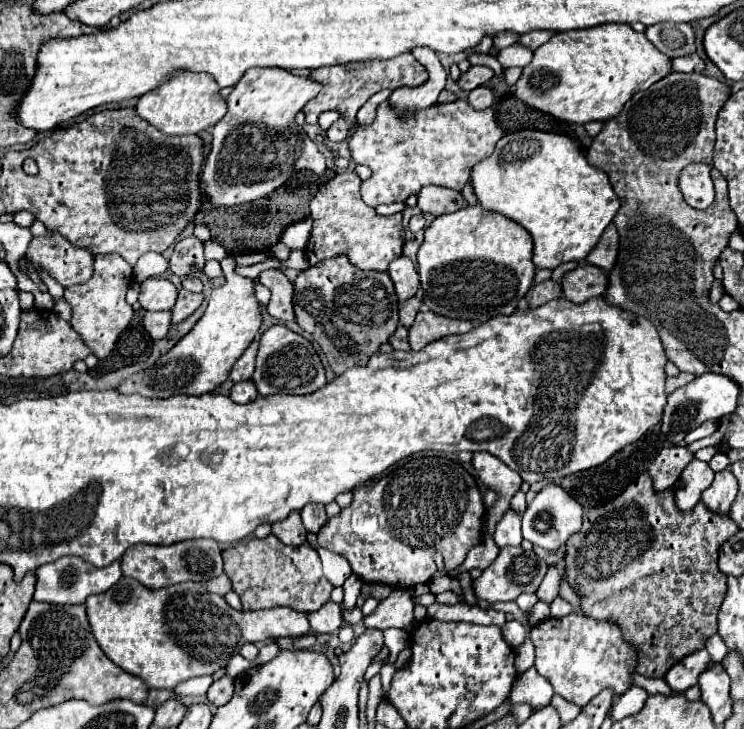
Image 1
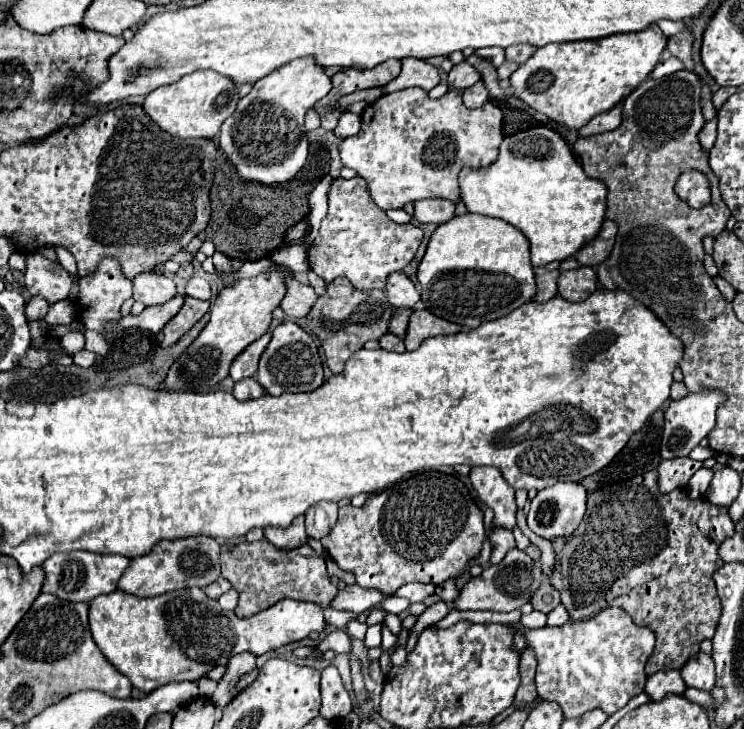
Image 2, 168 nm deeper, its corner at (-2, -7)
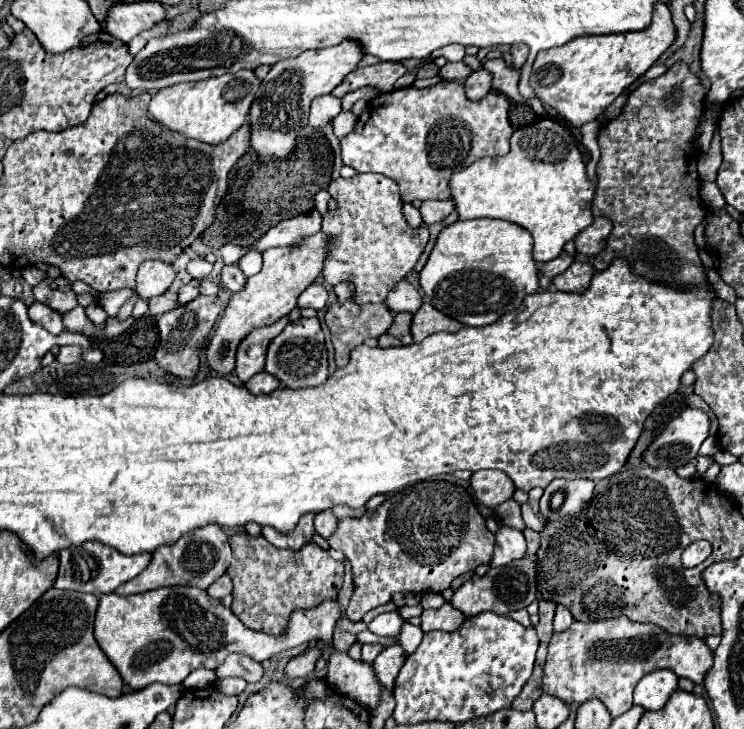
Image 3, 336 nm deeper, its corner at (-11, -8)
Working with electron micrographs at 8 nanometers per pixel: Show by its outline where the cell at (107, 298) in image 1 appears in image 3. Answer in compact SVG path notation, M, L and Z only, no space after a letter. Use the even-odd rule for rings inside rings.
M118 289L118 291L102 293L102 301L100 301L100 305L102 305L102 309L104 309L110 317L116 317L118 309L122 307L122 303L124 303L130 295L134 295L132 289Z

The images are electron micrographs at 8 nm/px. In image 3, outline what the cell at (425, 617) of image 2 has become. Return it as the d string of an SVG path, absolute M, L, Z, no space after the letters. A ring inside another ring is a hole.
M444 605L436 611L424 611L420 615L422 619L422 631L428 633L428 631L456 631L462 623L464 623L464 615L458 611L458 609L452 609L452 605Z

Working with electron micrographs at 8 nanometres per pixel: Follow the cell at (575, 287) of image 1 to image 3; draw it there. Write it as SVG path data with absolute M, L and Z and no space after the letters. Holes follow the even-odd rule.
M574 261L574 263L566 269L566 273L560 273L558 277L554 277L552 283L556 285L558 291L582 293L584 289L588 289L592 275L594 275L594 267L592 267L590 263Z

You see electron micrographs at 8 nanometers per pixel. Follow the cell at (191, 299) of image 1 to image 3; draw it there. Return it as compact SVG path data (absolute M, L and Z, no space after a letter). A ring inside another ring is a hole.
M196 297L194 301L180 305L172 311L166 311L158 317L158 335L160 335L160 343L158 349L154 353L154 361L166 369L168 373L182 377L182 379L192 379L198 369L200 369L200 351L206 343L208 333L212 331L216 317L222 311L222 303L218 297Z

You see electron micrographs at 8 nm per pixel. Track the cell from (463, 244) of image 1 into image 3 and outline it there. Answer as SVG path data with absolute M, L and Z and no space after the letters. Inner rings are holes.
M502 219L456 221L444 227L420 271L426 299L444 315L470 327L494 323L504 313L520 307L526 295L538 289L538 269L532 259L530 233Z

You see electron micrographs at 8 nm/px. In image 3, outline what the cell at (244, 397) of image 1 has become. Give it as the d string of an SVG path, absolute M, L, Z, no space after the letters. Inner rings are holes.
M268 371L256 373L248 383L246 383L248 391L254 395L262 395L262 393L272 393L274 389L280 387L280 381L276 377L272 377Z

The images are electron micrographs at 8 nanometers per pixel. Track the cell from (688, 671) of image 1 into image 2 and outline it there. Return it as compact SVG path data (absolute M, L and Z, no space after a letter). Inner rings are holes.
M681 670L657 672L655 676L647 676L645 692L653 700L663 700L667 694L683 694L687 690L685 680L681 678Z

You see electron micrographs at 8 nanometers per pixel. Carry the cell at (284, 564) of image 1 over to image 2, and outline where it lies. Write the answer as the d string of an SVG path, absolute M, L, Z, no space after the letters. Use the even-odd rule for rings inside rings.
M267 540L239 544L225 542L221 544L221 574L239 592L239 604L235 608L239 618L249 618L283 598L313 602L327 610L337 596L337 586L329 580L325 560L317 556L309 544L295 550L279 550Z

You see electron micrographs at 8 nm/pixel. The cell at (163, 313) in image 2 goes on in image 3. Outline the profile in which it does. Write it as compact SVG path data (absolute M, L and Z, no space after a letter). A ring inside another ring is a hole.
M192 279L190 283L186 283L182 289L180 289L180 293L178 293L178 301L180 301L180 305L184 305L184 303L188 303L188 301L192 301L192 299L196 299L200 293L198 293L198 285L200 285L200 281L198 279Z

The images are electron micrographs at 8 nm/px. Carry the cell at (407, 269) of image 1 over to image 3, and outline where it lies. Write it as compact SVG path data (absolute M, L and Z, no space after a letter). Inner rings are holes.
M400 281L392 293L388 293L386 297L386 307L396 315L396 313L402 313L402 311L408 311L408 313L416 313L422 305L422 295L418 289L414 289L408 281Z

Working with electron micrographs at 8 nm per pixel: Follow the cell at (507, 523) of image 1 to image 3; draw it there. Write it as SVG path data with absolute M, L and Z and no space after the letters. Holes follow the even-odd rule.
M500 527L496 533L496 549L490 567L500 567L508 565L514 559L522 559L526 555L526 539L522 531L512 529L512 527Z

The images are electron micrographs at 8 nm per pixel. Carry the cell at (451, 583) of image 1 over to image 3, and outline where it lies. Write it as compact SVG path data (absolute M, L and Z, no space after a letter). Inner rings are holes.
M476 471L470 477L476 499L486 507L496 507L508 501L514 493L514 485L506 473L500 471Z

